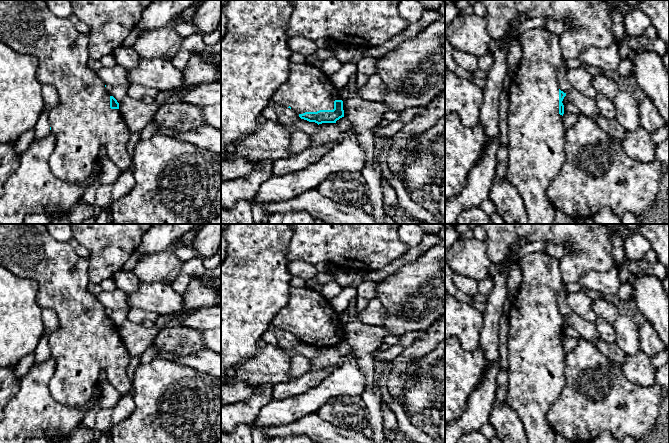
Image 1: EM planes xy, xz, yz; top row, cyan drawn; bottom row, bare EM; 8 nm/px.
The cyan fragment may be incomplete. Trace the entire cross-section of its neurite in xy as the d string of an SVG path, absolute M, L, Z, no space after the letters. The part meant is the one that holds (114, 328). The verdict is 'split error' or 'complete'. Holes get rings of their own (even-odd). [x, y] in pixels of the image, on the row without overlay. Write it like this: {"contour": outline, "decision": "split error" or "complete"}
{"contour": "M0 224L0 265L18 277L35 280L39 284L38 305L51 308L59 316L59 327L49 332L51 357L56 362L54 374L49 383L49 391L54 400L69 408L84 409L93 397L101 369L107 370L107 380L121 396L133 395L133 386L127 375L131 361L117 324L106 315L105 307L95 295L87 293L89 284L87 258L79 257L68 242L56 241L48 232L45 224Z", "decision": "split error"}

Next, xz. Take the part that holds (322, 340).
{"contour": "M290 287L288 302L275 315L271 325L318 349L336 347L344 341L338 313L329 300L307 287Z", "decision": "split error"}

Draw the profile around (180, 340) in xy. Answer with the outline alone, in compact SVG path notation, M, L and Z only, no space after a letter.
M183 325L165 326L152 342L158 355L168 354L174 357L188 356L204 348L203 330Z

